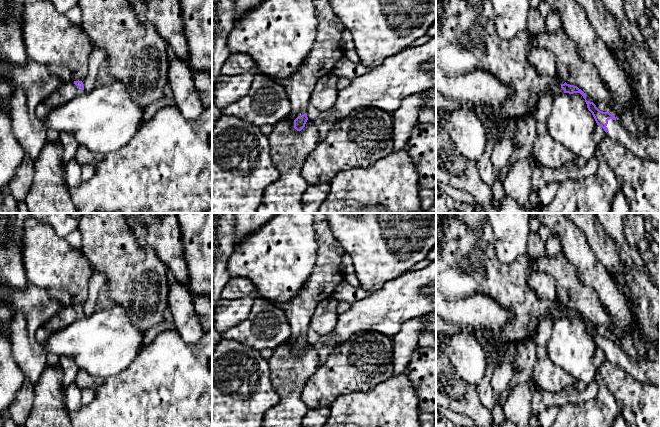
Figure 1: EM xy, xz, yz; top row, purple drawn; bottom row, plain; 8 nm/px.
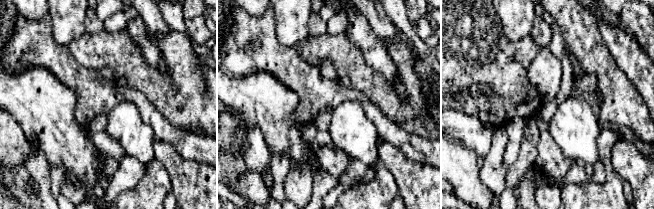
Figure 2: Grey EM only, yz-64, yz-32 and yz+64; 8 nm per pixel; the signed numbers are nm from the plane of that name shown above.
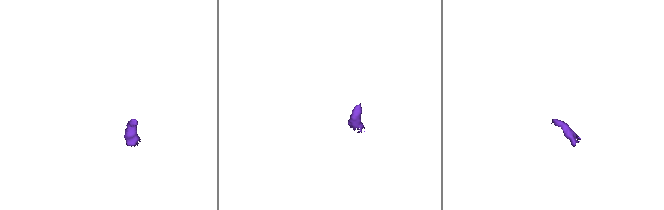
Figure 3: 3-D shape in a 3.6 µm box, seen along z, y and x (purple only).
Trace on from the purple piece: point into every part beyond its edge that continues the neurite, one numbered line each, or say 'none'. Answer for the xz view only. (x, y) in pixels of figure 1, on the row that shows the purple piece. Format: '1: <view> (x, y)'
1: xz (327, 50)

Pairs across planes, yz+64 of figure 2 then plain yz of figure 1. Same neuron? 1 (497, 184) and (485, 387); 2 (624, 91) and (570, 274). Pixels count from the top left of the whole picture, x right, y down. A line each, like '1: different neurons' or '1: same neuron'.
1: same neuron
2: different neurons

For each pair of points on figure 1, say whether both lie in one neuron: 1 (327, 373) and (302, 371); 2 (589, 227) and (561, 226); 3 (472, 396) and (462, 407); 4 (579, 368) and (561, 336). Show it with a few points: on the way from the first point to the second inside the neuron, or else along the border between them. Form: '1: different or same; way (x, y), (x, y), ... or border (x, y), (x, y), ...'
1: different; border (318, 366), (307, 380), (302, 391)
2: different; border (573, 223), (584, 234), (590, 247)
3: same; way (470, 399), (465, 404)
4: same; way (576, 360), (574, 351), (569, 344)

